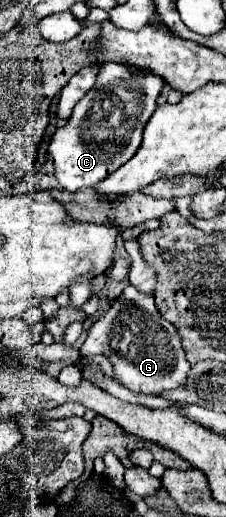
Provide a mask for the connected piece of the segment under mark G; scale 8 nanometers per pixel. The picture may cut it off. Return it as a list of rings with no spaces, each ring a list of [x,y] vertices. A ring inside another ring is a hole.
[[[126,286],[122,296],[116,298],[104,316],[92,324],[80,354],[108,354],[116,368],[116,382],[142,394],[158,394],[162,390],[184,386],[190,370],[176,328],[160,318],[154,298],[142,294],[134,286]]]

